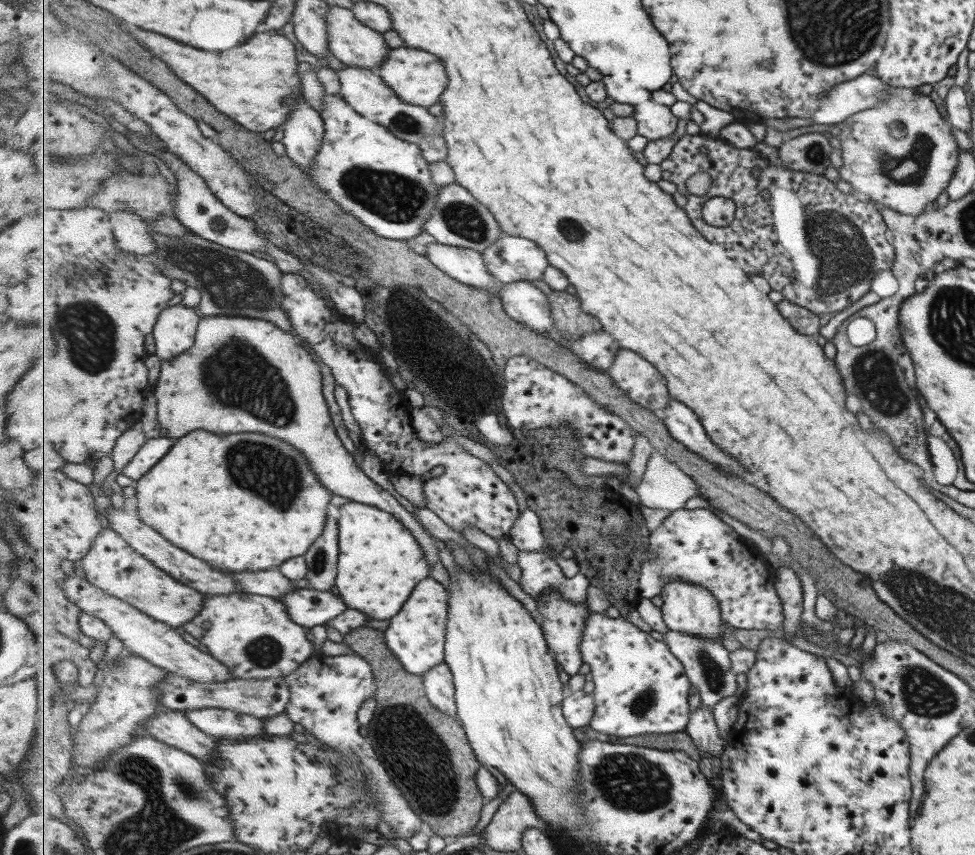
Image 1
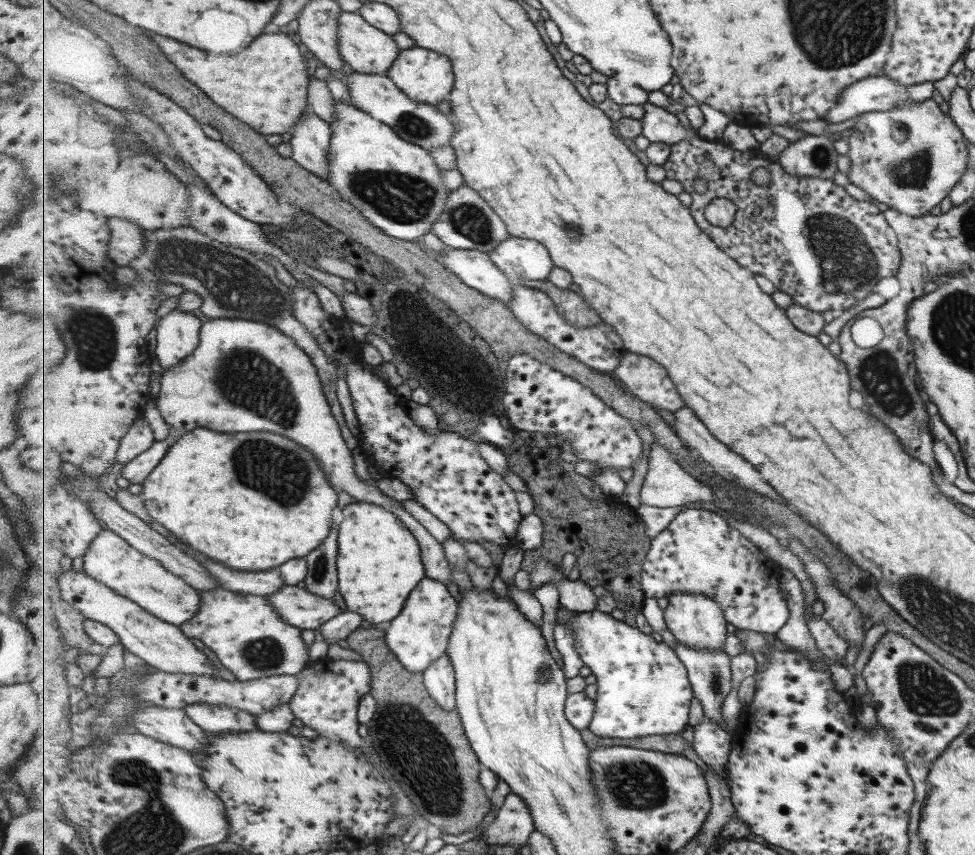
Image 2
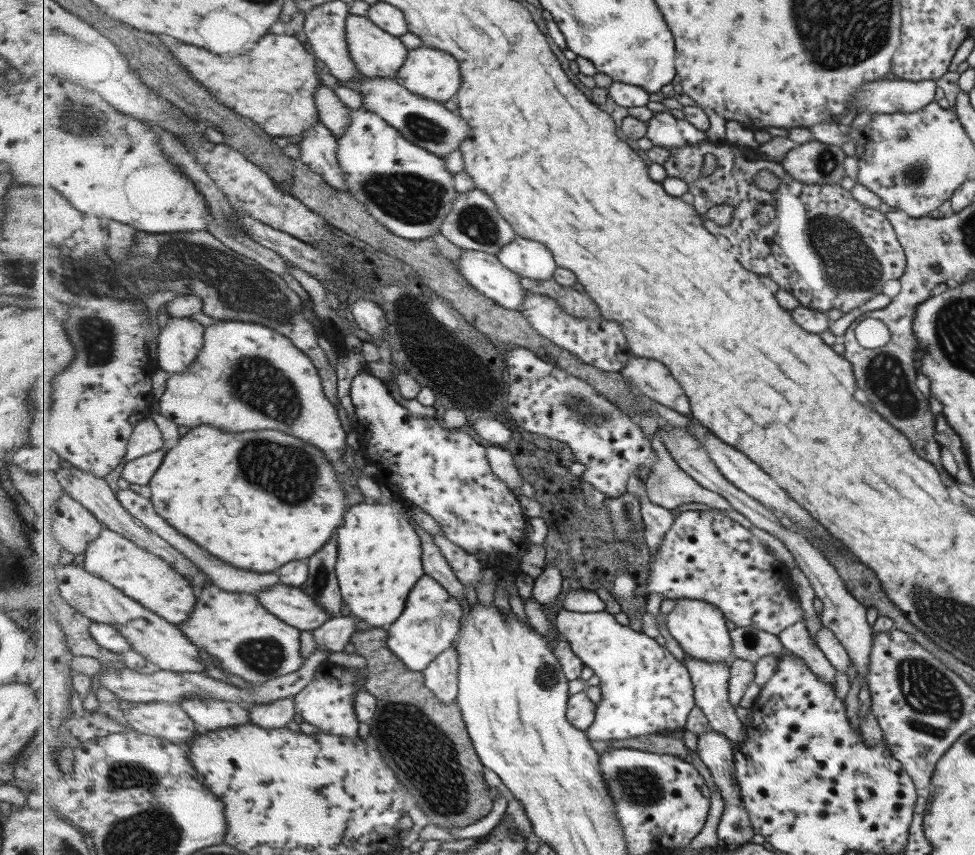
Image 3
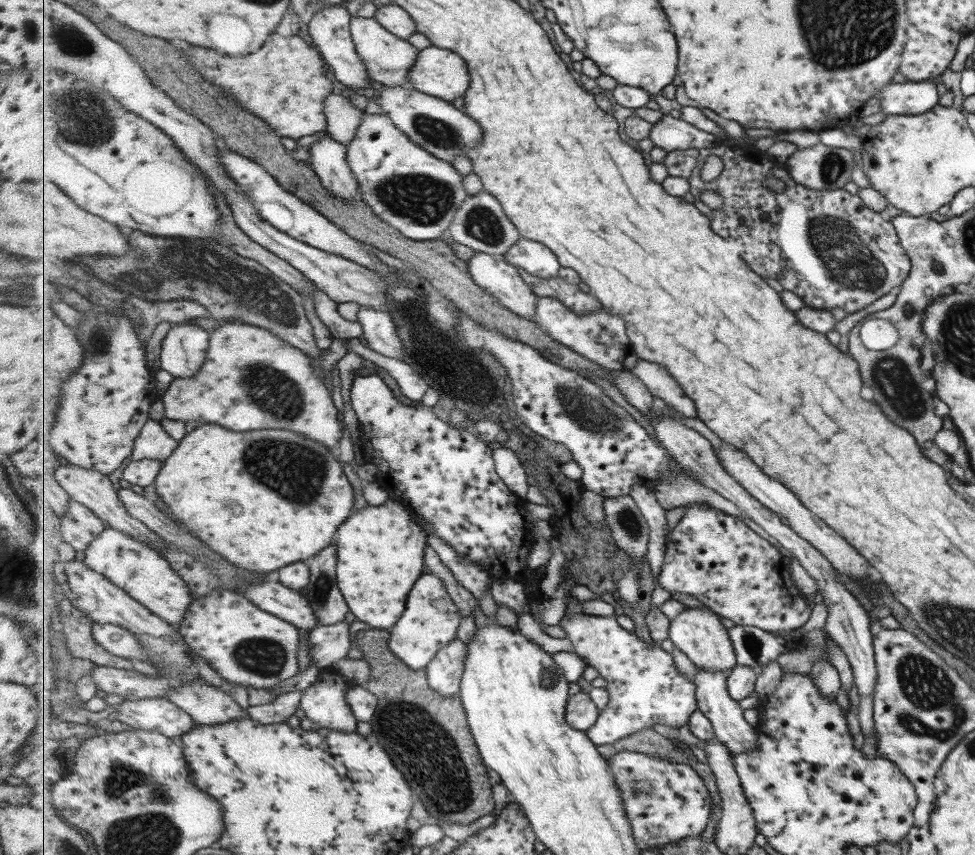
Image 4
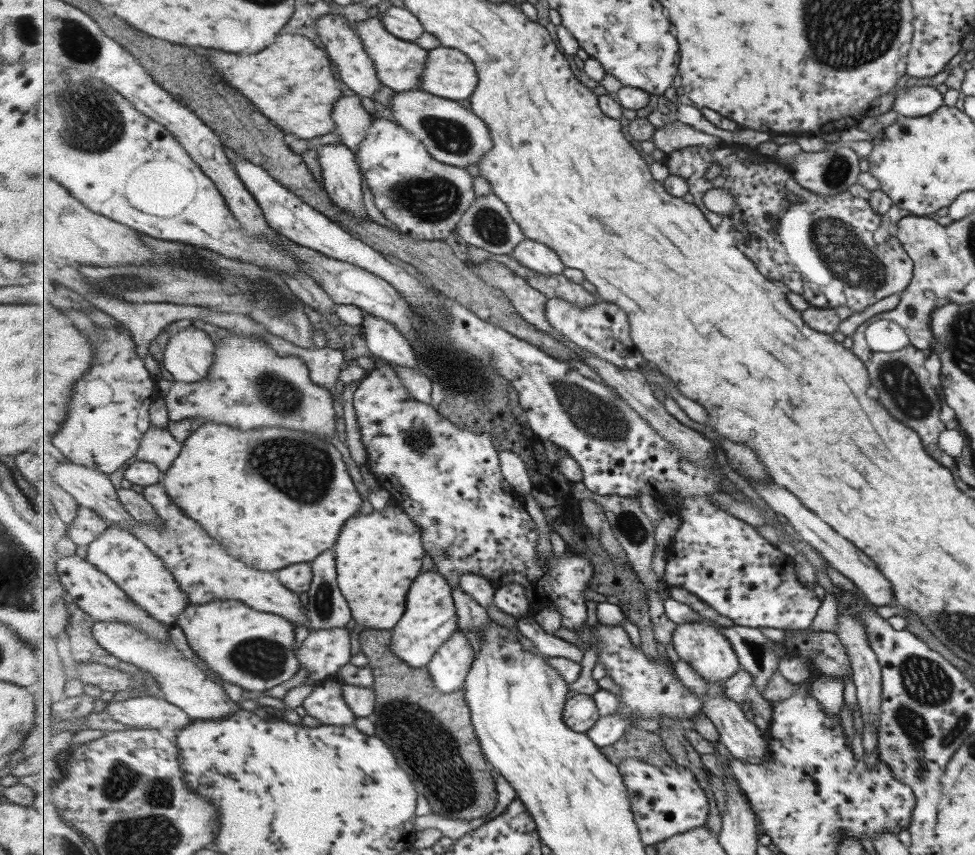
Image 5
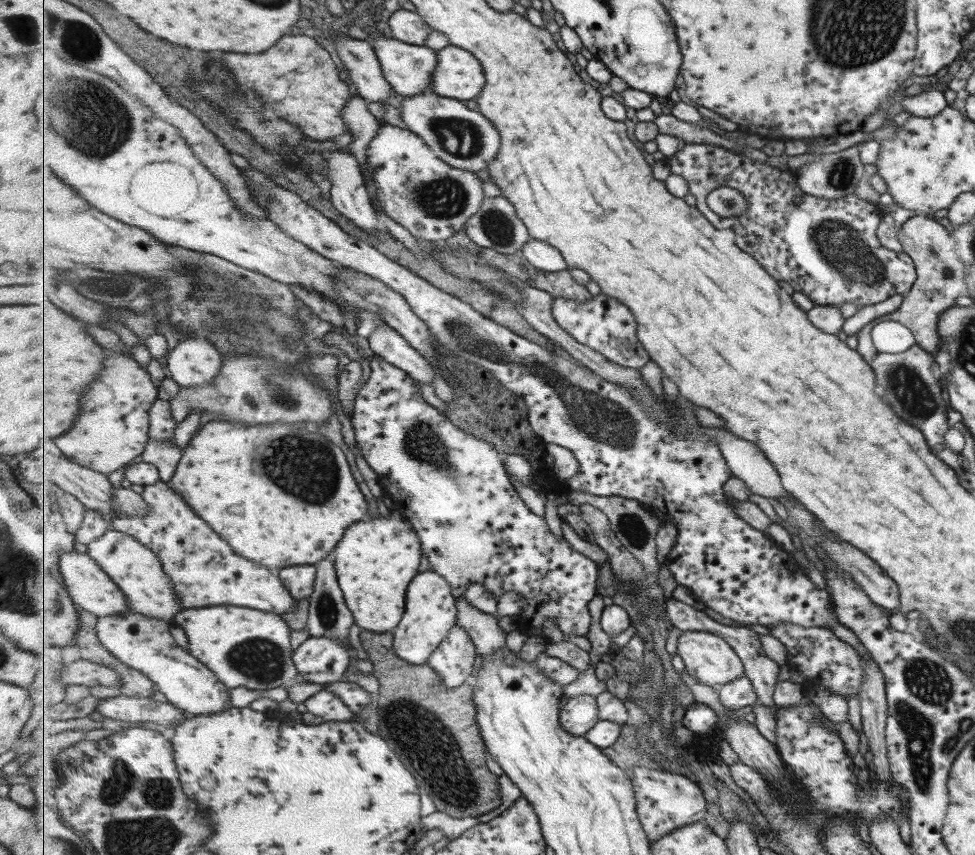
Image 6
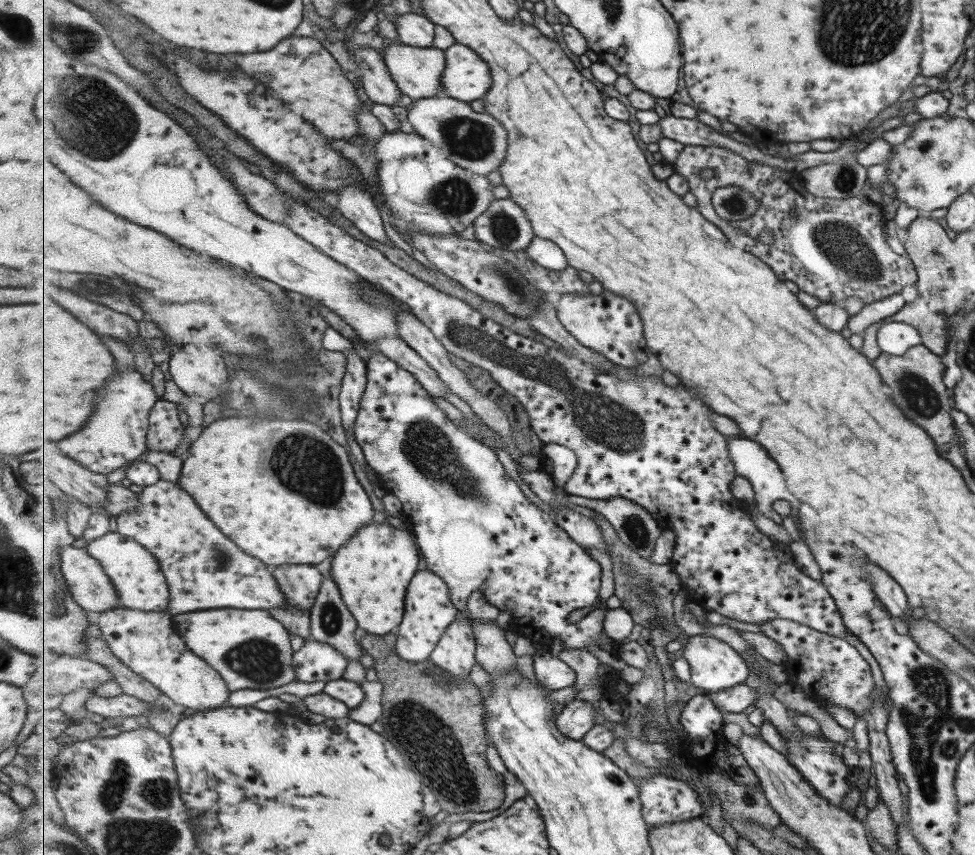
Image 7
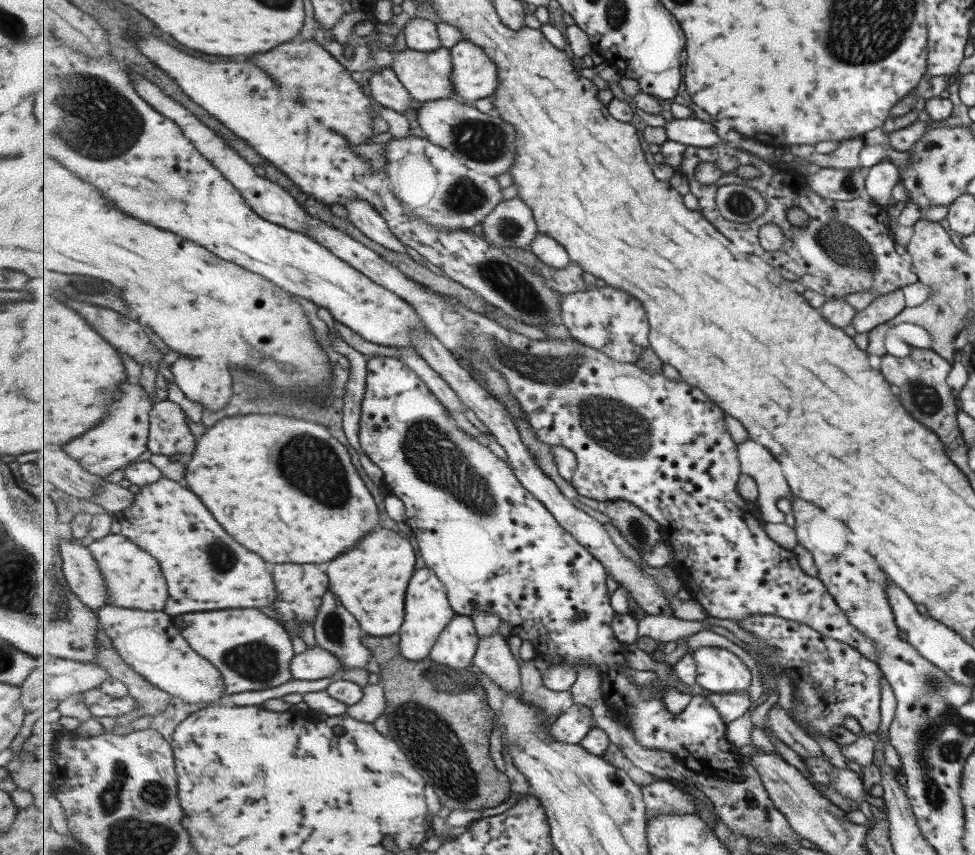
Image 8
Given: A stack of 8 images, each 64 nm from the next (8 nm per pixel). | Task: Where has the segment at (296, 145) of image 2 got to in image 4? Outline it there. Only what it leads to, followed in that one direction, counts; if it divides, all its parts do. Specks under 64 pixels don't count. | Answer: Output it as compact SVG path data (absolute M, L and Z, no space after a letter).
M329 132L309 146L309 164L320 176L323 186L341 200L359 199L359 179L347 161L347 146L337 142Z

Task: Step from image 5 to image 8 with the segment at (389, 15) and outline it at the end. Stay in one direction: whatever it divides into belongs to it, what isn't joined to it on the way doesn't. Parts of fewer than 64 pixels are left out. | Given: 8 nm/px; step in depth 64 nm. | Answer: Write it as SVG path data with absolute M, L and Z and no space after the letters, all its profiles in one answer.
M411 18L405 24L404 36L406 44L419 52L435 52L443 47L439 36L438 24L425 18Z

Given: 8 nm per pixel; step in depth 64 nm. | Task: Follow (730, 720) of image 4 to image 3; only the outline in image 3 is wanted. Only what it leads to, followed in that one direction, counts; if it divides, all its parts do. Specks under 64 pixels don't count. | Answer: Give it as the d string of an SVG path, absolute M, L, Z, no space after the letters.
M685 653L685 664L692 674L694 689L696 690L696 704L703 710L710 720L710 725L715 728L715 732L725 734L729 740L733 740L735 746L739 742L747 740L747 727L739 720L735 705L731 703L730 680L732 666L729 662L707 662L707 660L697 660L693 656Z

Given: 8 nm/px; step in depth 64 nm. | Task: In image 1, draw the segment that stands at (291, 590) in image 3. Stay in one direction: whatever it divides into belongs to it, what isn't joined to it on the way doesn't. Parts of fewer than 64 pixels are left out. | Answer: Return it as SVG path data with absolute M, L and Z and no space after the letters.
M309 587L289 591L279 599L285 602L293 622L308 628L327 625L348 609L339 596Z

